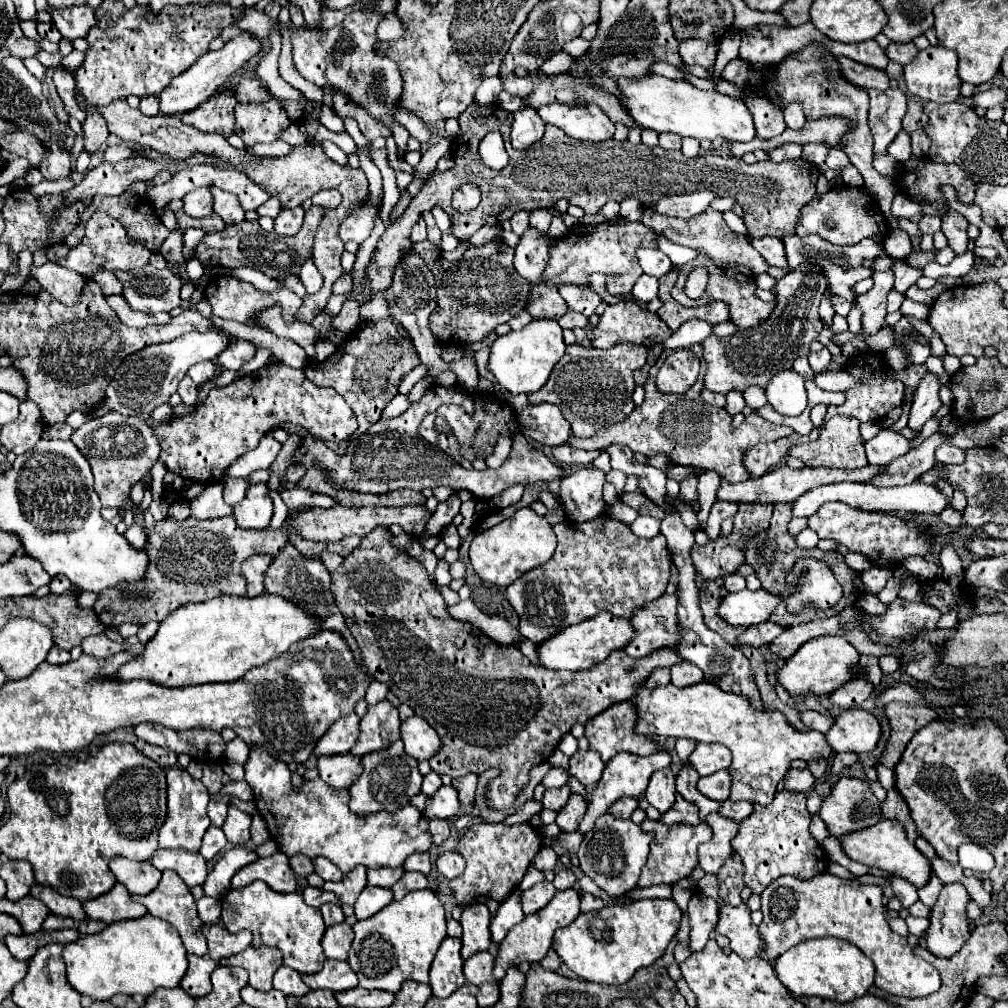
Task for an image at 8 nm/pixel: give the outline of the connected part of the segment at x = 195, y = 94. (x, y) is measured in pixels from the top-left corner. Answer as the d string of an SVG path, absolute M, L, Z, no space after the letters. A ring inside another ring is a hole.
M242 32L242 34L234 36L230 42L226 42L222 50L218 50L218 52L206 52L192 68L188 68L184 74L176 76L170 82L170 86L164 88L164 92L160 94L160 102L162 102L160 112L168 114L168 116L174 116L174 114L184 114L184 112L190 112L192 108L198 108L218 88L222 88L234 72L238 72L240 68L244 68L250 62L250 58L254 58L260 50L262 50L262 42L254 34Z

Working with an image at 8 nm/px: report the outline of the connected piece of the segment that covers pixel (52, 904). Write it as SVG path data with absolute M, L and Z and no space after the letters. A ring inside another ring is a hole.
M34 884L30 890L30 896L36 896L38 900L42 900L52 914L58 916L66 916L66 918L74 918L74 920L86 920L86 912L80 904L80 900L76 898L66 898L62 894L58 894L56 890L42 886L42 884Z

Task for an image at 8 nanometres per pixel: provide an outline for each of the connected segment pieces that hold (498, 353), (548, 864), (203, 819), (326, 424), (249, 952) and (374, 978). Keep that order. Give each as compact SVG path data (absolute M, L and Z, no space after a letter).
M532 320L526 328L512 330L494 340L488 368L510 394L530 394L546 384L554 364L564 356L564 350L562 328L556 320Z
M543 847L531 865L540 871L553 870L558 859L558 855L550 847Z
M172 766L166 772L168 780L168 818L160 828L160 848L184 848L190 852L200 850L200 842L204 832L210 826L210 818L206 814L208 806L208 790L200 780L194 780L186 770Z
M268 364L266 368L246 374L228 386L212 388L208 392L208 398L204 400L204 404L194 406L194 412L190 412L188 416L172 416L164 422L156 422L152 416L148 416L146 424L156 432L156 438L160 440L160 458L158 460L166 466L166 470L170 470L190 482L216 484L224 478L224 472L236 458L240 458L248 450L256 448L260 438L266 432L270 432L280 422L286 422L286 420L296 426L306 428L314 438L332 440L332 442L342 442L342 440L350 438L354 434L354 430L358 428L352 408L344 402L344 398L340 394L336 394L332 388L322 388L322 386L312 384L304 376L304 370L294 370L286 364Z
M246 948L240 954L220 960L222 966L240 966L250 976L250 986L256 990L270 990L272 976L282 966L282 952L278 948Z
M432 890L408 892L400 902L392 902L382 912L354 924L354 942L348 964L356 972L362 988L398 992L404 980L428 982L432 960L446 938L446 918L440 898Z

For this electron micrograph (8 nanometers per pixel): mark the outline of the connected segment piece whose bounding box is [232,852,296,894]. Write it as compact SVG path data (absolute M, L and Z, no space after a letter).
M276 852L268 858L258 858L256 862L238 870L236 876L232 878L232 888L244 888L254 880L262 880L272 890L282 894L290 894L296 890L294 872L288 864L288 856L284 856L282 852Z

